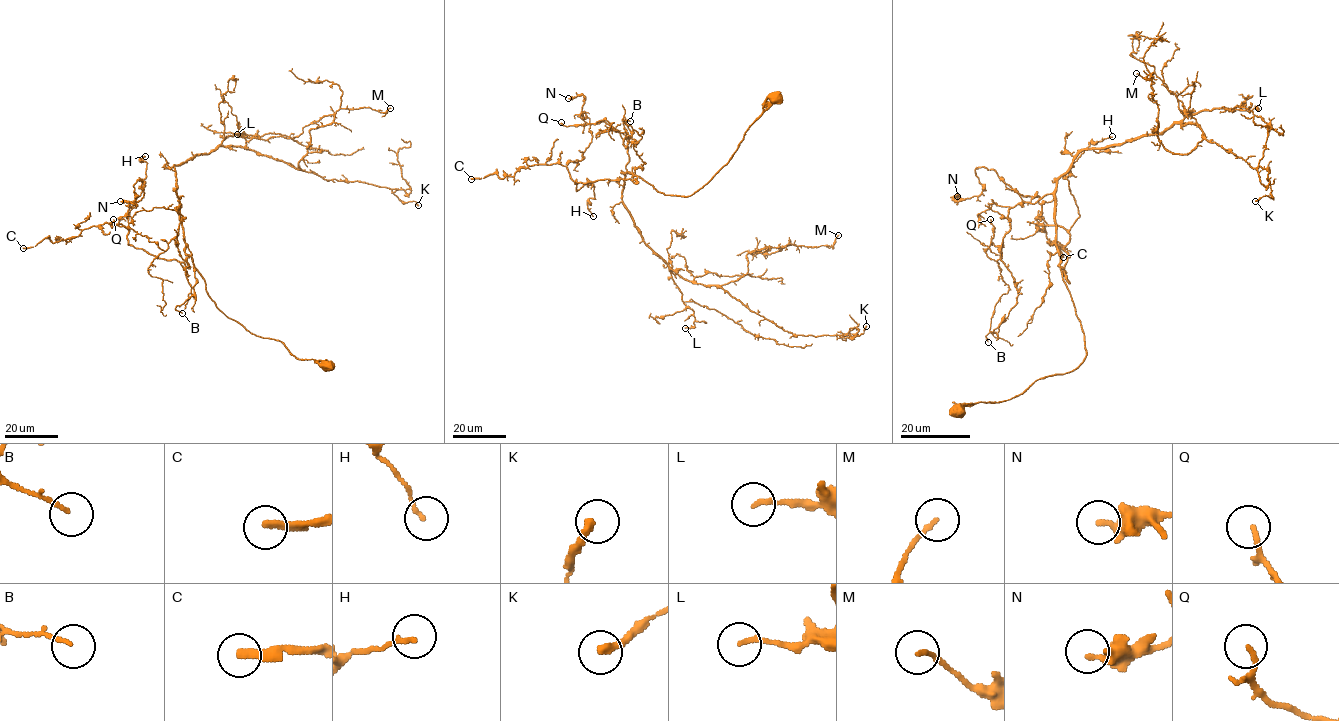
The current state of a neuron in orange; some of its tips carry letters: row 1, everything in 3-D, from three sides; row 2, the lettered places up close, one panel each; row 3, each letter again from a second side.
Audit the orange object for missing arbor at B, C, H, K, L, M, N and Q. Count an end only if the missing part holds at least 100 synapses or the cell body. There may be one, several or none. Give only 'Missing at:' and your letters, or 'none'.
Missing at: C

